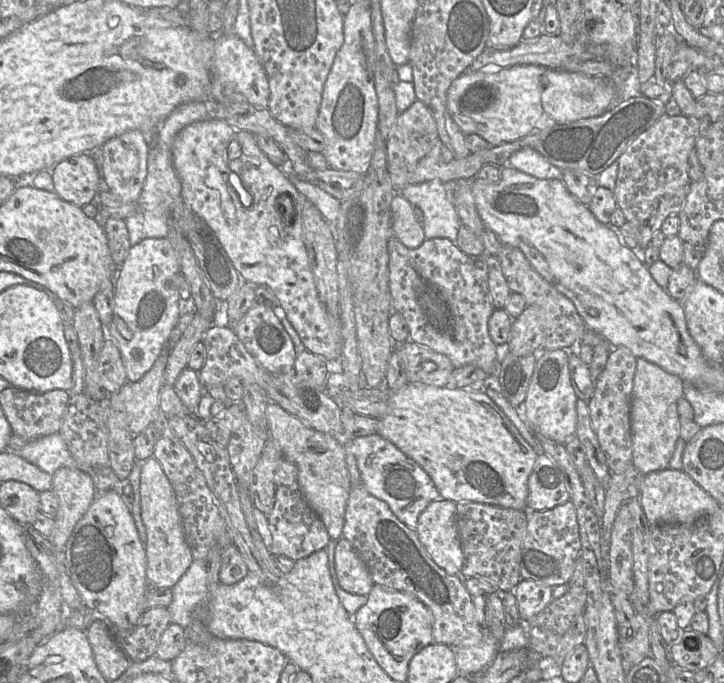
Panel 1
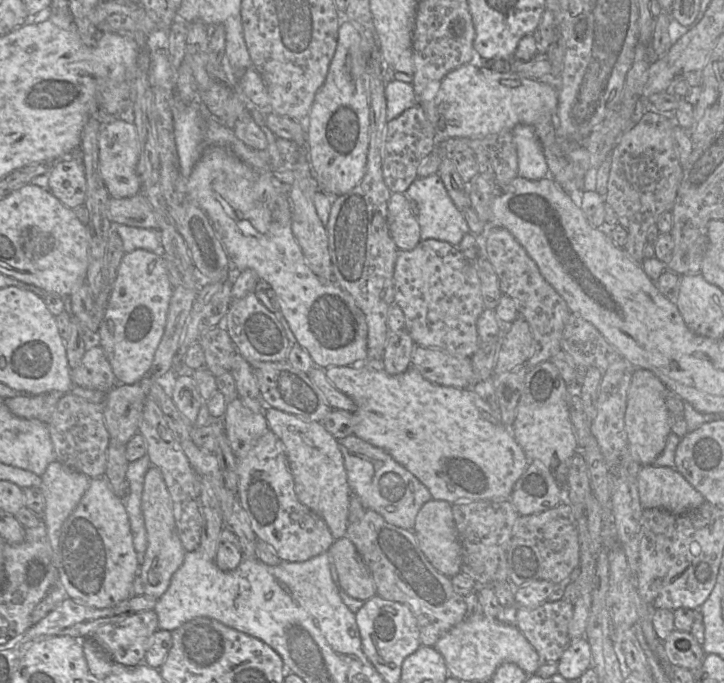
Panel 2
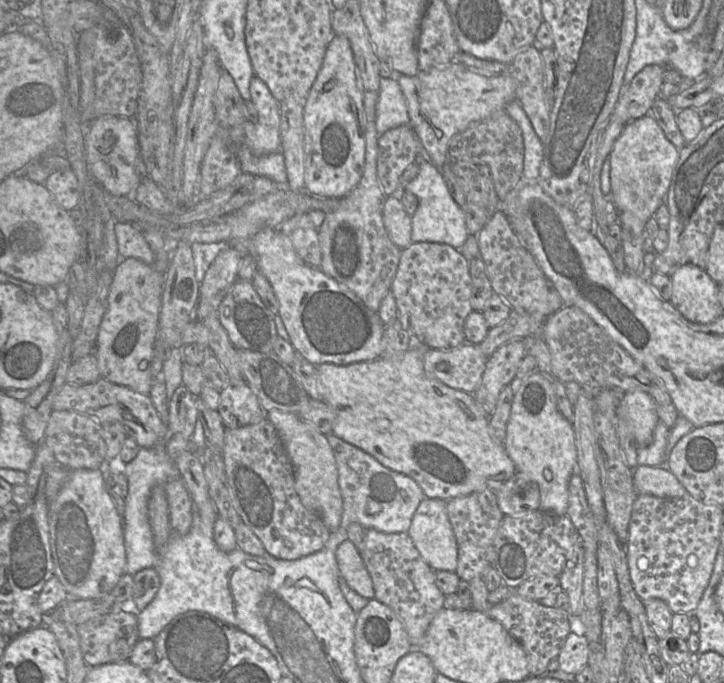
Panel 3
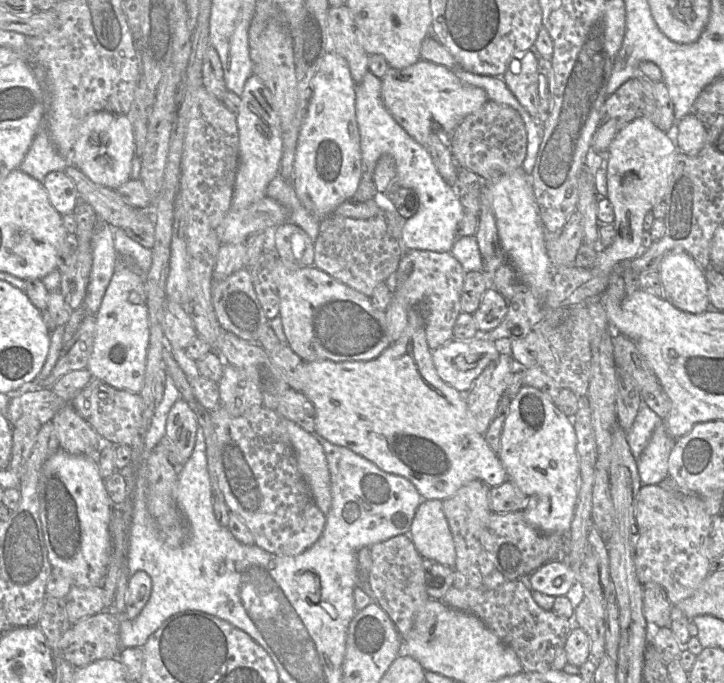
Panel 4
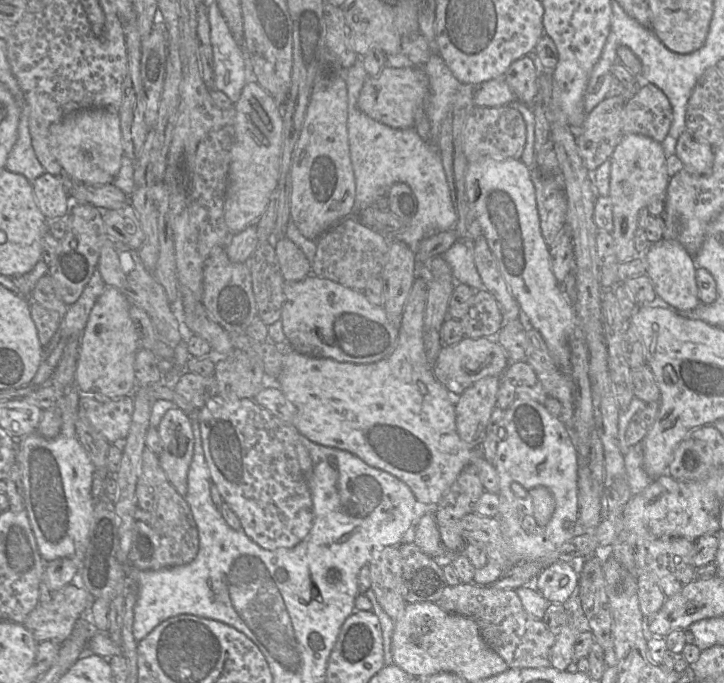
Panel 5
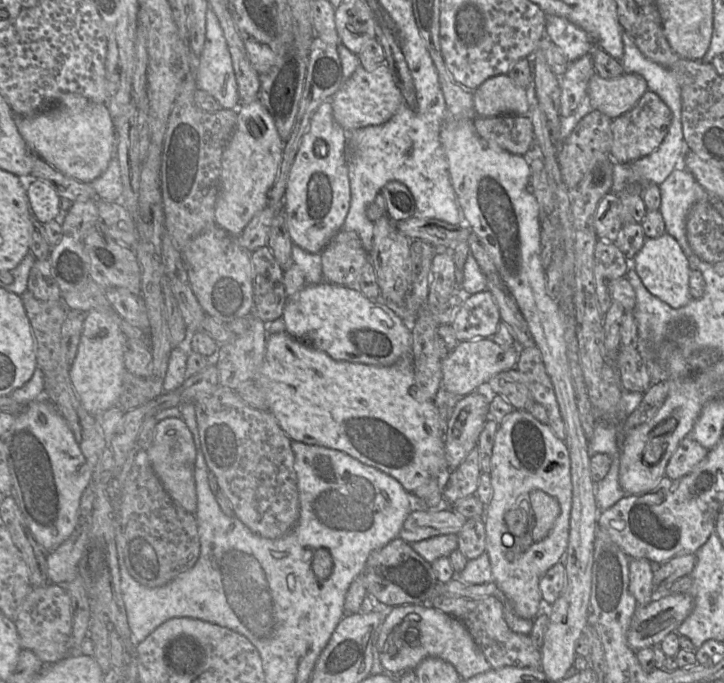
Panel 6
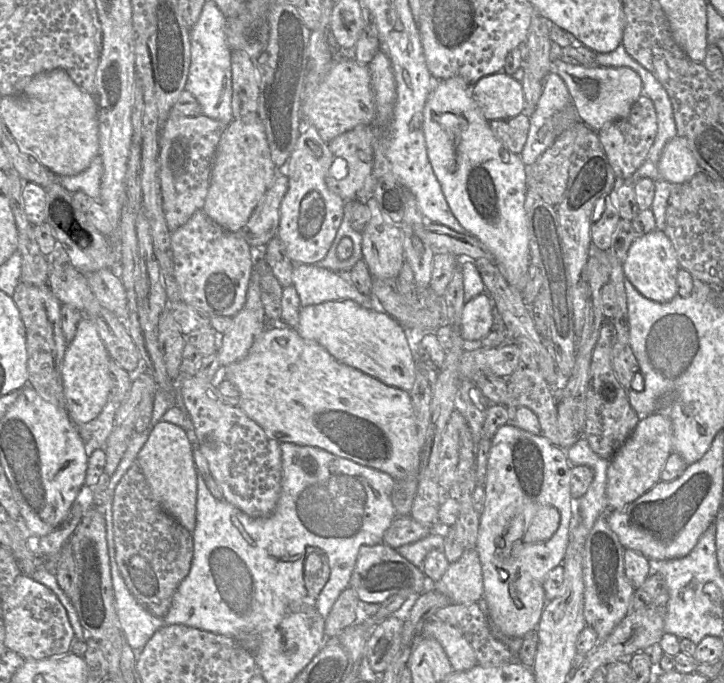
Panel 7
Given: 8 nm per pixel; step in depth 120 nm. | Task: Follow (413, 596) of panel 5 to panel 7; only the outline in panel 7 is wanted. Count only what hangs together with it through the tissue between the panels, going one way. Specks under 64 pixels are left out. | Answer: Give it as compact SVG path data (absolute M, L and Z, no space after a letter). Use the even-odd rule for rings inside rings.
M380 543L360 548L349 587L355 590L360 601L381 604L395 594L407 597L420 595L427 589L428 584L429 582L421 568L416 567L401 556L396 549Z

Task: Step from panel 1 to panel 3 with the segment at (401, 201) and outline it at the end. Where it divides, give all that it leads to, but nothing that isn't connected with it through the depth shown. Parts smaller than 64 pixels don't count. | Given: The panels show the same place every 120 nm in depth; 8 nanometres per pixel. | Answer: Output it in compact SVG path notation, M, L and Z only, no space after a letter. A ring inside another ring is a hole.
M390 195L383 208L383 223L391 241L400 249L411 243L412 217L407 214L400 199Z

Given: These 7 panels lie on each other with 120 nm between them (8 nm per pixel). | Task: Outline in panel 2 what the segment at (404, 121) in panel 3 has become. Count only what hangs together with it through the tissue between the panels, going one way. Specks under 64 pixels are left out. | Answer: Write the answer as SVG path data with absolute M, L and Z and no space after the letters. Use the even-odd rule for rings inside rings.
M395 71L394 77L396 80L385 84L387 122L418 104L414 94L412 76Z

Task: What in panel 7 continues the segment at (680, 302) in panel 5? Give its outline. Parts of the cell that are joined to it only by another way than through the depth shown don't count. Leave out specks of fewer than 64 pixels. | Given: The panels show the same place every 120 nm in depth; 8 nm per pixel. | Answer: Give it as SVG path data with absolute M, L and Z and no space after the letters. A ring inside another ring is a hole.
M656 228L648 234L639 235L631 244L622 267L625 278L647 299L666 303L678 295L677 273L680 265L671 241L663 231Z

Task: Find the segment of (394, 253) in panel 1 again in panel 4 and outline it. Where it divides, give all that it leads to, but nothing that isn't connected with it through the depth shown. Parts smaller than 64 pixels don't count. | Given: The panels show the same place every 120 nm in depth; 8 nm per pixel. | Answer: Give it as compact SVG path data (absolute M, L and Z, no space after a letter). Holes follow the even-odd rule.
M409 250L402 256L402 258L399 262L399 265L398 265L398 269L395 272L395 275L396 275L396 281L400 283L400 288L402 288L402 284L403 284L403 298L404 298L404 301L406 302L407 312L408 312L409 308L416 308L424 320L426 338L427 338L428 346L431 349L431 351L454 340L453 328L454 328L455 322L456 322L459 314L462 313L461 306L460 306L460 297L461 297L461 292L462 292L465 275L466 275L465 271L463 270L461 264L458 262L458 260L450 252Z

